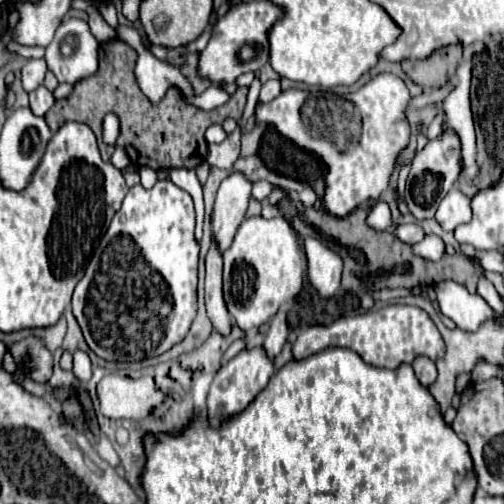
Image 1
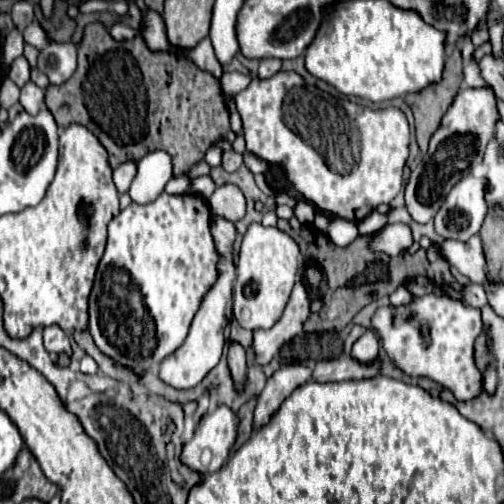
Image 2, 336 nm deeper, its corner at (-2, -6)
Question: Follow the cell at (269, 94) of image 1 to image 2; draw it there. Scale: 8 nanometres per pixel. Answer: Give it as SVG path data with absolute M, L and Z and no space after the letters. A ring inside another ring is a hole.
M262 59L262 61L260 61L258 77L260 77L260 79L270 79L270 77L276 75L280 69L282 69L282 61L280 61L280 59Z

